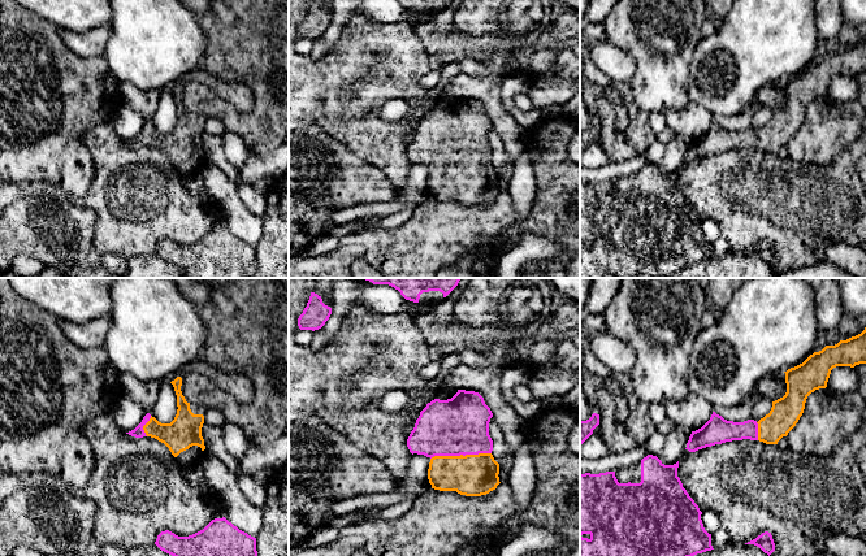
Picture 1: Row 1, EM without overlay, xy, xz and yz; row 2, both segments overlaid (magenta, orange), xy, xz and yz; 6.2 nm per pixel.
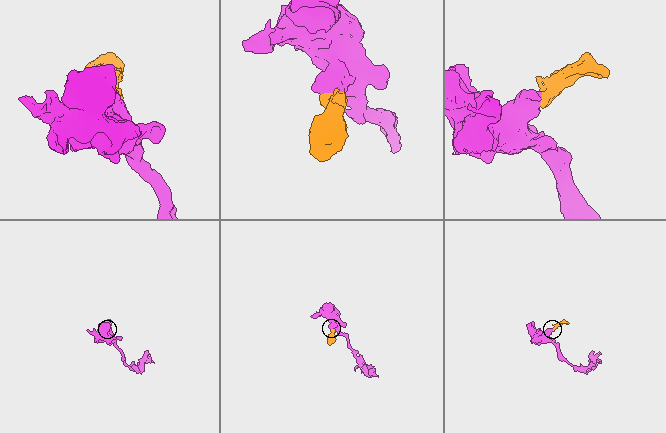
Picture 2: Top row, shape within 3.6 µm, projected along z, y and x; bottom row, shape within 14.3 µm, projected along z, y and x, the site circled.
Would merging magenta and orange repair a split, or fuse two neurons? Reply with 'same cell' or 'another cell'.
same cell

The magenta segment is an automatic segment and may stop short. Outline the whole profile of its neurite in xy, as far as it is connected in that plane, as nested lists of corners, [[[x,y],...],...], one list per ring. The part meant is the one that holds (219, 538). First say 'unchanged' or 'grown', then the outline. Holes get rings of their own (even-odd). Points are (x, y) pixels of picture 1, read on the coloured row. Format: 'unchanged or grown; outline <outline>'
unchanged; outline [[[225,517],[212,520],[203,530],[189,537],[161,531],[155,544],[172,556],[257,556],[256,538]]]

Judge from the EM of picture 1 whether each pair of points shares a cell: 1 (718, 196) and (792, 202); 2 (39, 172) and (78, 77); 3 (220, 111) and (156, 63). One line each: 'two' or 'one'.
1: one
2: one
3: two

